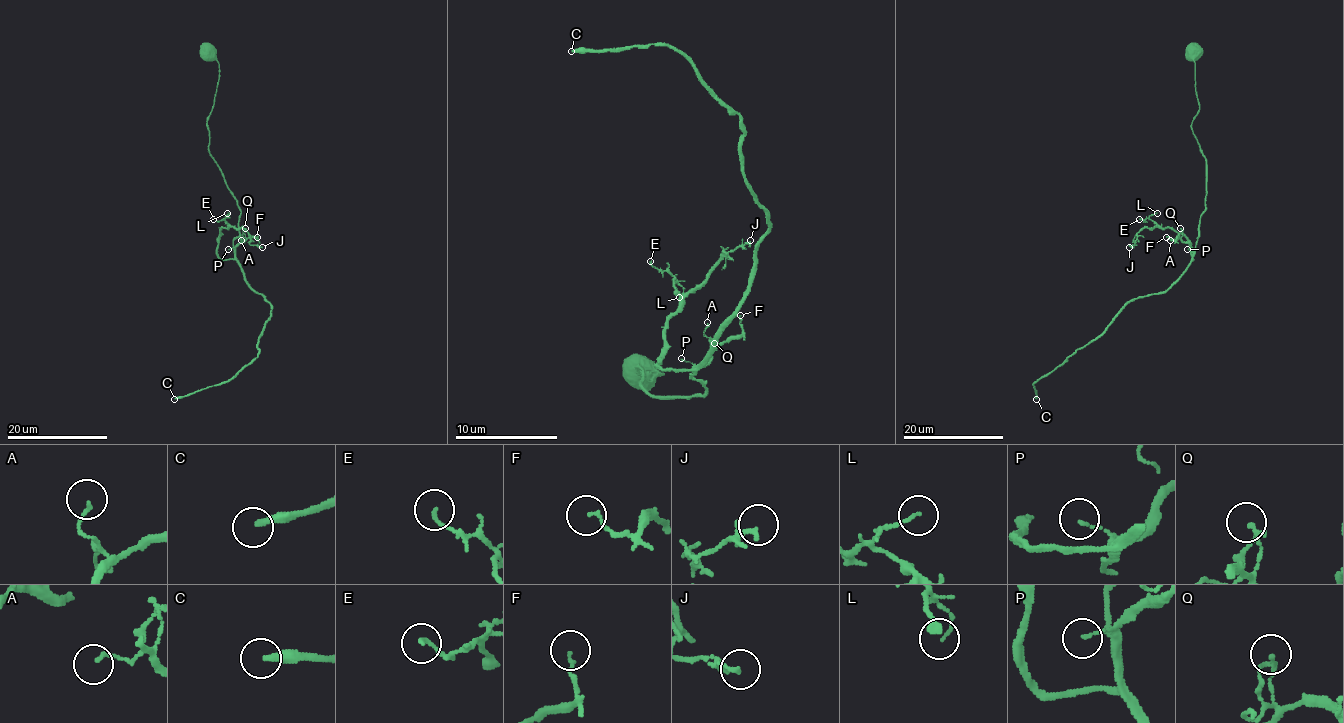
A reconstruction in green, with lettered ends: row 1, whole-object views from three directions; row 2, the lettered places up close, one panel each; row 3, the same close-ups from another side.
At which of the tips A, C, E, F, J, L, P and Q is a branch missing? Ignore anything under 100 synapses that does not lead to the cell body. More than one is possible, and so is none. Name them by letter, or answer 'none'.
C

